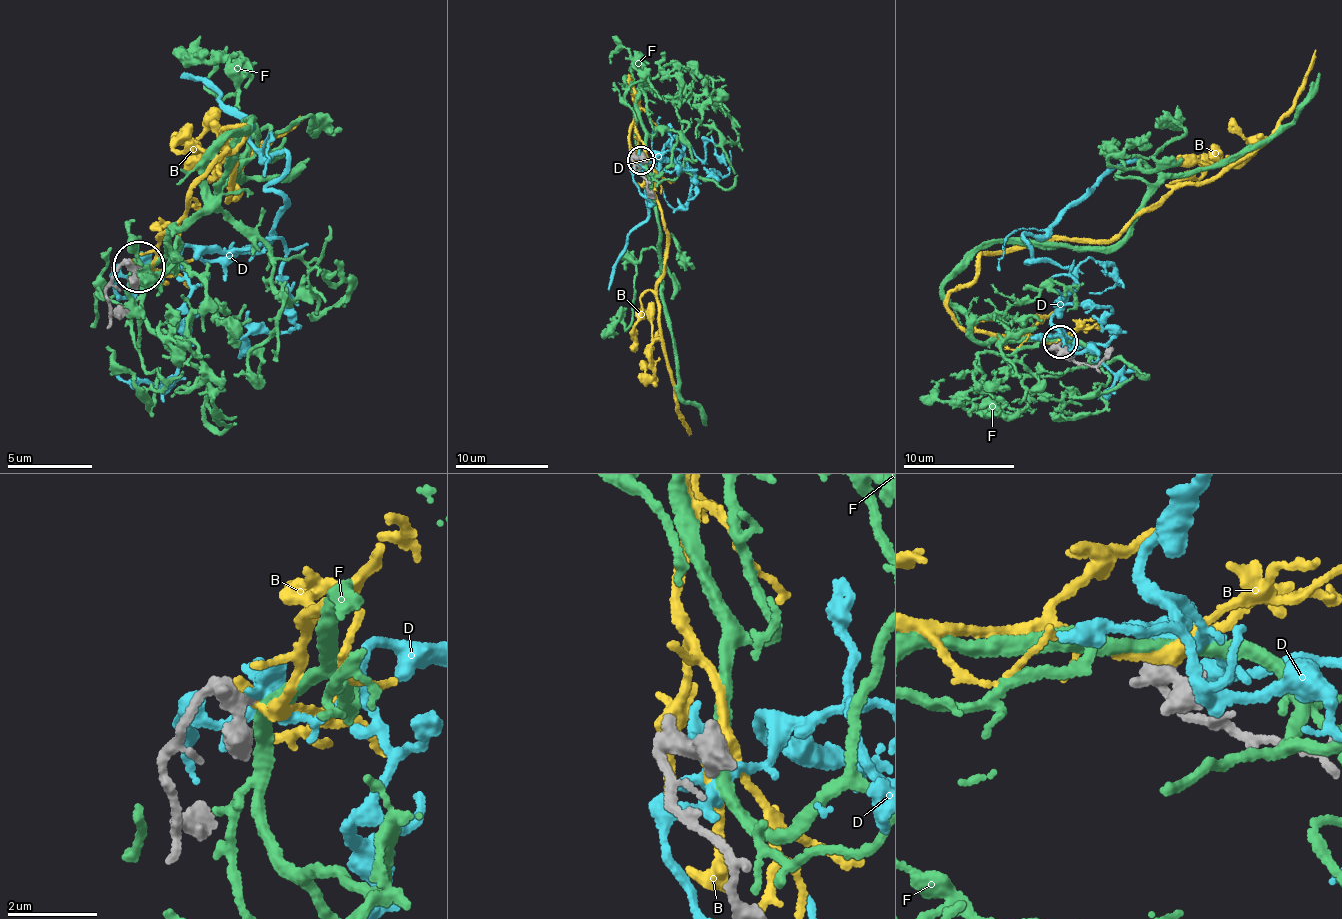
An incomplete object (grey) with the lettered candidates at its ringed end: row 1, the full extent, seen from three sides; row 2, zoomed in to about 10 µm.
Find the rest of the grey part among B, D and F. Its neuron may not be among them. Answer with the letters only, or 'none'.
B

